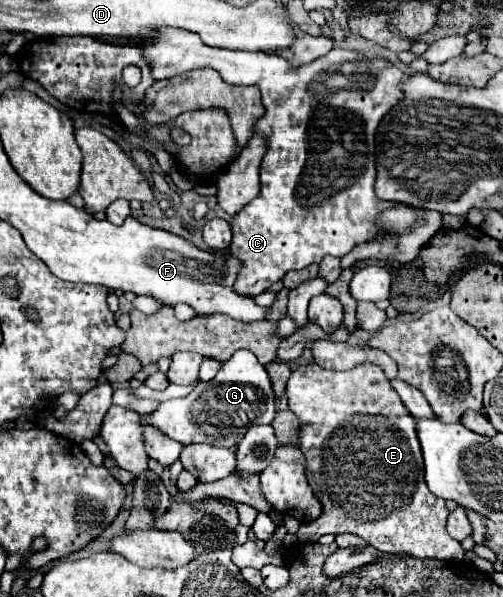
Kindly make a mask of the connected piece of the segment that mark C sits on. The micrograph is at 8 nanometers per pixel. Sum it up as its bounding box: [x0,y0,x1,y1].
[144,31,404,295]

